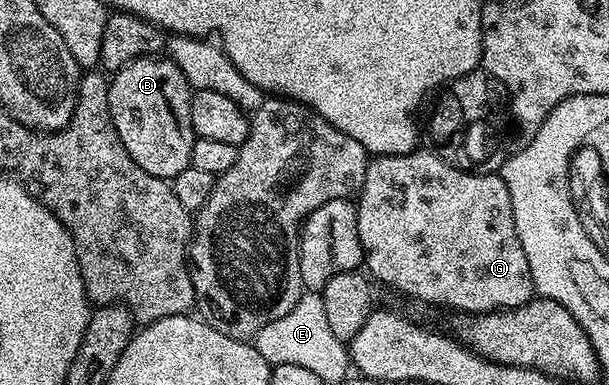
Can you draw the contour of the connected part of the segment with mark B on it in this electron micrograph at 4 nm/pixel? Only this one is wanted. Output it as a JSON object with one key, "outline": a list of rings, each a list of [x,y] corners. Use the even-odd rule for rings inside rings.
{"outline":[[[144,56],[112,73],[109,109],[113,125],[127,154],[131,154],[147,174],[172,181],[190,167],[195,139],[191,120],[194,91],[187,78],[183,78],[183,70],[168,58]]]}

